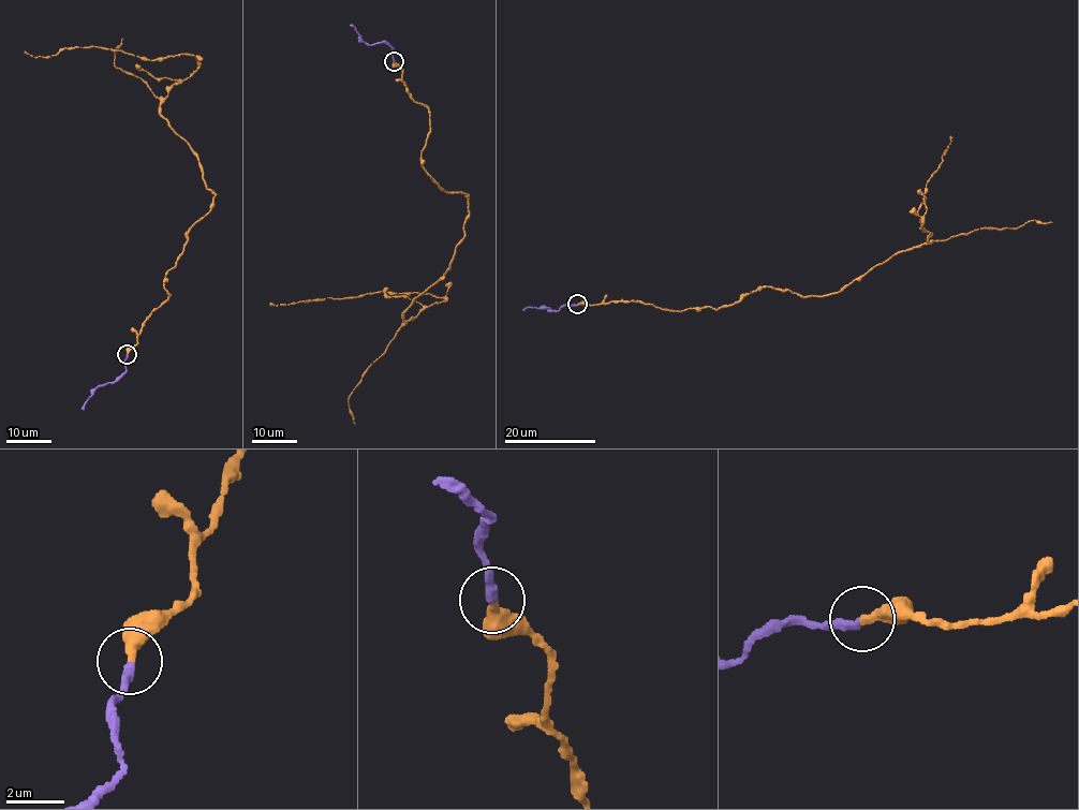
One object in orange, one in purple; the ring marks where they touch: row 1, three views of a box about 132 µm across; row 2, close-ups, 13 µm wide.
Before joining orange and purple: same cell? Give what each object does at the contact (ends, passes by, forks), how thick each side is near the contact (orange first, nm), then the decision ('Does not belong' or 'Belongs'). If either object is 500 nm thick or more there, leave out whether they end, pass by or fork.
At the ring orange ends. At the ring purple ends. Thickness 360 nm (orange) against 320 nm. Belongs

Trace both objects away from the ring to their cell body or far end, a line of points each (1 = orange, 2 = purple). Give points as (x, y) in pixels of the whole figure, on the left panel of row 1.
1: (128, 354), (167, 299), (165, 276), (215, 197), (196, 153), (160, 113), (198, 63), (97, 46), (25, 52)
2: (128, 354), (126, 371), (94, 389), (82, 409)

